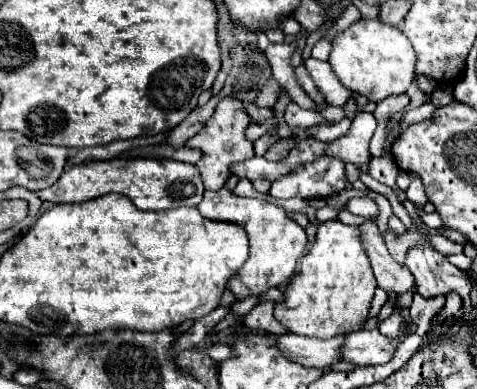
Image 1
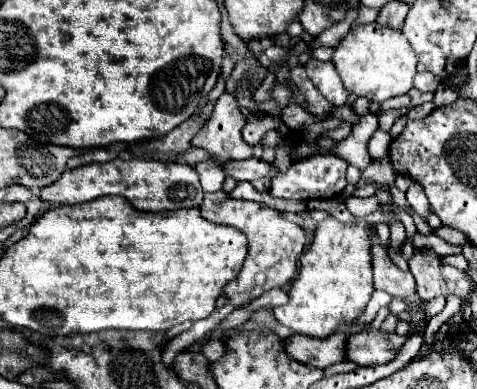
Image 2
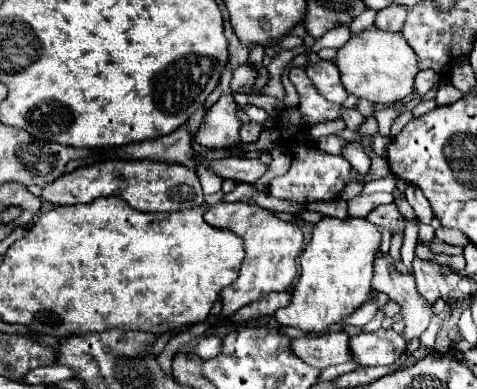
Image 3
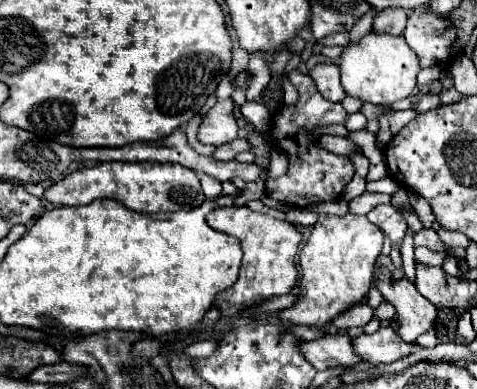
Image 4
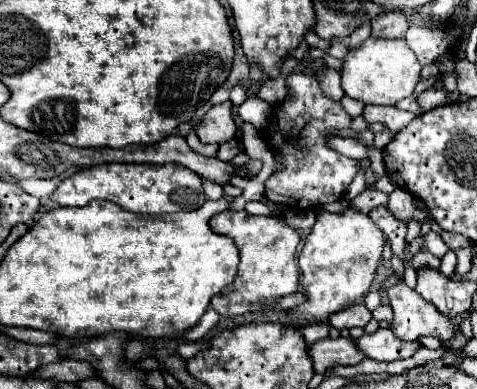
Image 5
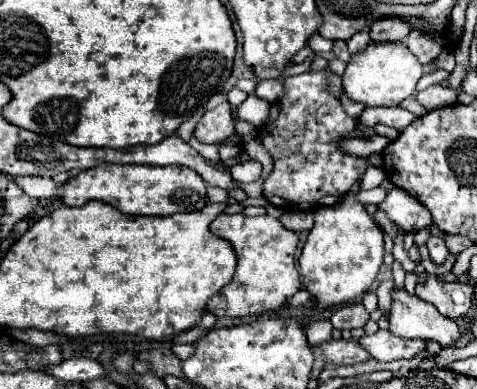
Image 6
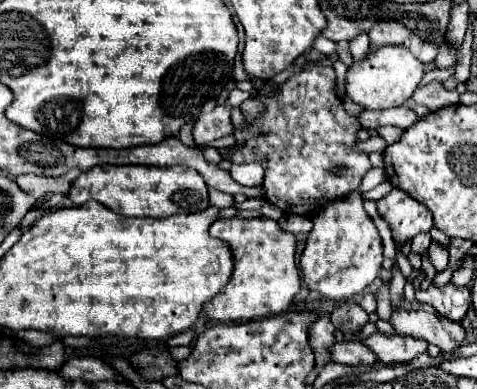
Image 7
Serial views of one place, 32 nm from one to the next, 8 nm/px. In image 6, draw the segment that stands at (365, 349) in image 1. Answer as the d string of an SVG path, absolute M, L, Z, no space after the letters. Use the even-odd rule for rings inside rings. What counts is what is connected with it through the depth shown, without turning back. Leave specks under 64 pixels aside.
M378 330L376 334L362 336L360 344L380 362L410 360L416 354L426 350L424 340L404 340L404 338L392 336L392 332L388 332L388 330Z

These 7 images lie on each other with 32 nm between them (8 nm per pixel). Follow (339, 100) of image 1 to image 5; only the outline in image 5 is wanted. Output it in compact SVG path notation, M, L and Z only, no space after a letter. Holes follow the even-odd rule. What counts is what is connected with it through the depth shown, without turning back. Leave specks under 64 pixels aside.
M321 67L315 74L320 80L320 87L323 92L326 92L330 98L334 100L340 100L344 96L344 90L340 86L340 74L332 68Z

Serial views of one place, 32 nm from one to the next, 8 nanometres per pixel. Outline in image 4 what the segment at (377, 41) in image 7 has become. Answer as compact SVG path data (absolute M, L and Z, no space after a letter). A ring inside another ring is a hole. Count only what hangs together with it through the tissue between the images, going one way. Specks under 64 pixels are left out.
M388 8L388 10L380 10L380 14L376 14L372 30L380 32L380 34L390 34L390 36L402 36L404 28L406 28L406 10L402 8Z

